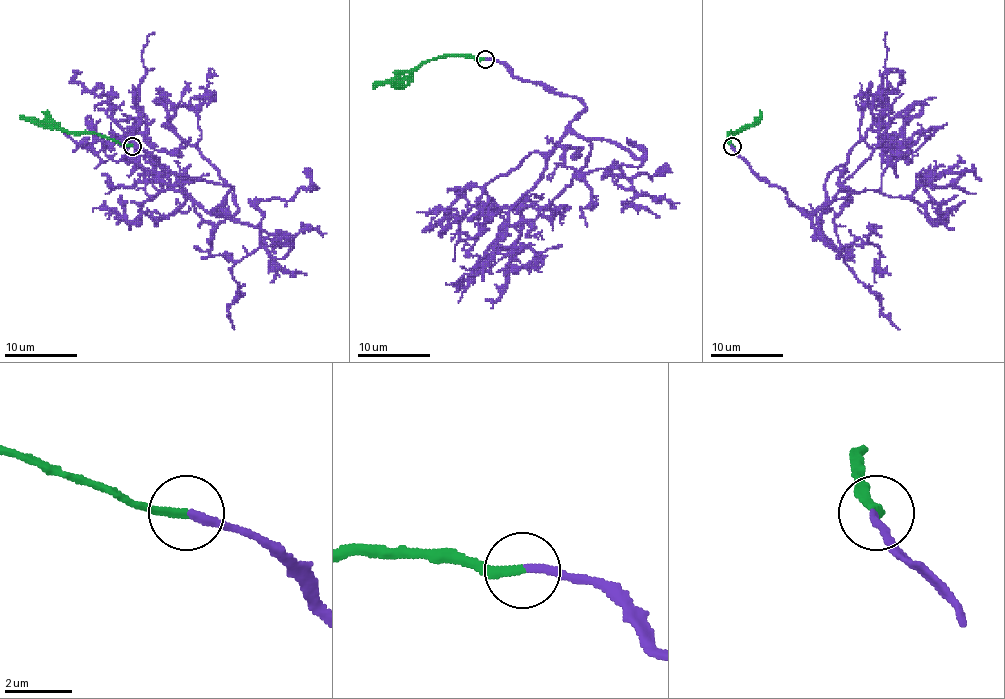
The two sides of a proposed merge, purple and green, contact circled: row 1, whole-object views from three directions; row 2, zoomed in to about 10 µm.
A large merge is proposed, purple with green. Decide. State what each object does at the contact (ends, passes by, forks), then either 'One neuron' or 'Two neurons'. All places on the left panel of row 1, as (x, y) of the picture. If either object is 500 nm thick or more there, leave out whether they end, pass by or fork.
At the ring purple ends. At the ring green ends. One neuron

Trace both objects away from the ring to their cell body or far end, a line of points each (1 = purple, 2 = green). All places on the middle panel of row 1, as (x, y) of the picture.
1: (485, 60), (574, 96), (585, 107), (570, 128), (643, 161), (614, 161), (614, 174), (657, 174)
2: (485, 60), (438, 56), (373, 89)

